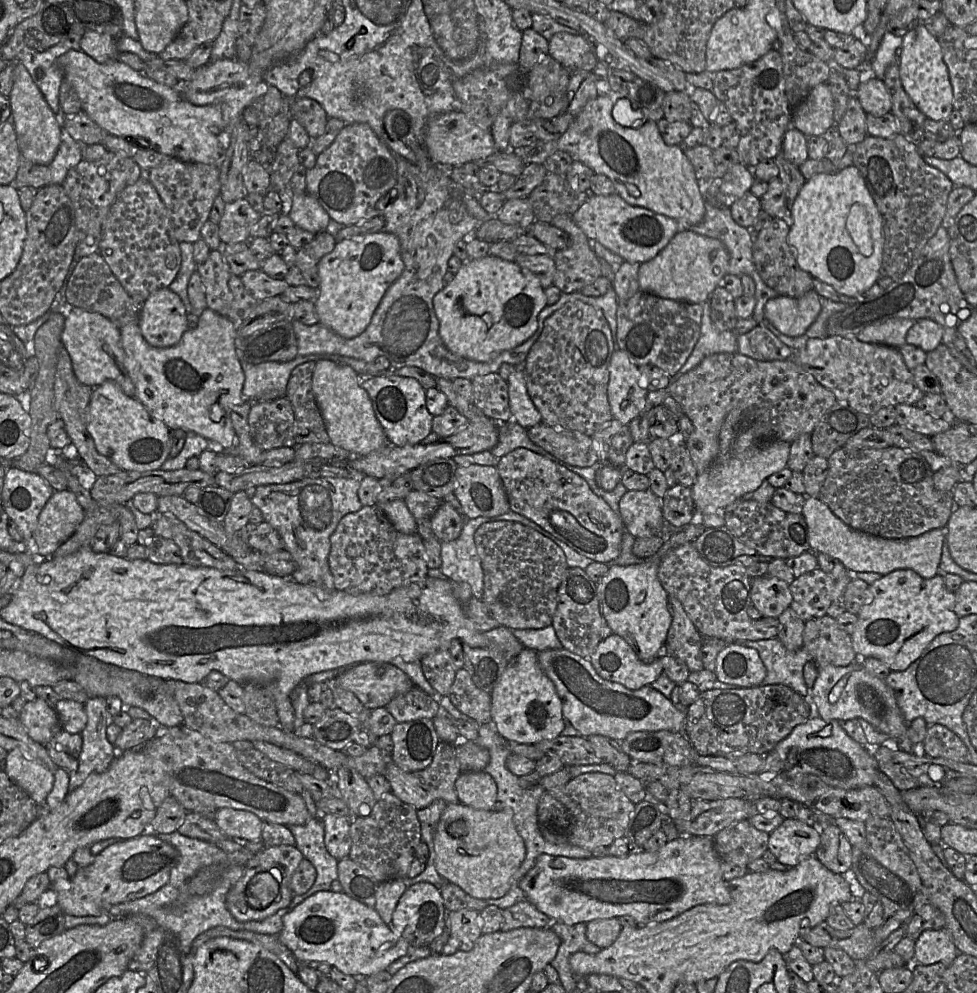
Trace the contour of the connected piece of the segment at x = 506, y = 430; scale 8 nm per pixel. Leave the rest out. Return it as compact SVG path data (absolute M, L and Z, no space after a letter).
M513 420L498 423L498 442L490 452L498 459L517 448L529 449L554 462L560 461L546 452L540 446L534 444L527 435L527 429L520 426Z

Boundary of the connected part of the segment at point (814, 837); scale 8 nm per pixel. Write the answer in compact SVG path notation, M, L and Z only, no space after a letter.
M796 818L785 819L769 834L768 850L777 862L795 867L804 859L814 856L820 841L818 826L809 826Z

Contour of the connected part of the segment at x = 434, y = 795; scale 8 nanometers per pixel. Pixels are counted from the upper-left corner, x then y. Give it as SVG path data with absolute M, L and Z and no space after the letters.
M440 741L433 761L427 768L406 772L390 761L386 766L384 777L391 785L392 794L419 810L439 799L448 804L459 803L455 783L460 774L461 769L456 757L455 745Z

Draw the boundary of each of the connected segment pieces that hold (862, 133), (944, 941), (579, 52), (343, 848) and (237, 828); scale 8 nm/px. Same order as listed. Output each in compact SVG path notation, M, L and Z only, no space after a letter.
M852 95L841 121L835 127L849 147L855 146L868 135L866 115L867 113L863 110L858 98Z
M947 929L925 930L916 940L914 962L922 965L950 964L958 954Z
M559 32L548 41L549 55L568 70L578 67L590 51L590 45L582 35Z
M326 814L322 815L322 823L327 851L337 860L347 858L351 849L351 818Z
M222 808L215 812L213 820L228 838L262 841L263 821L252 812Z

